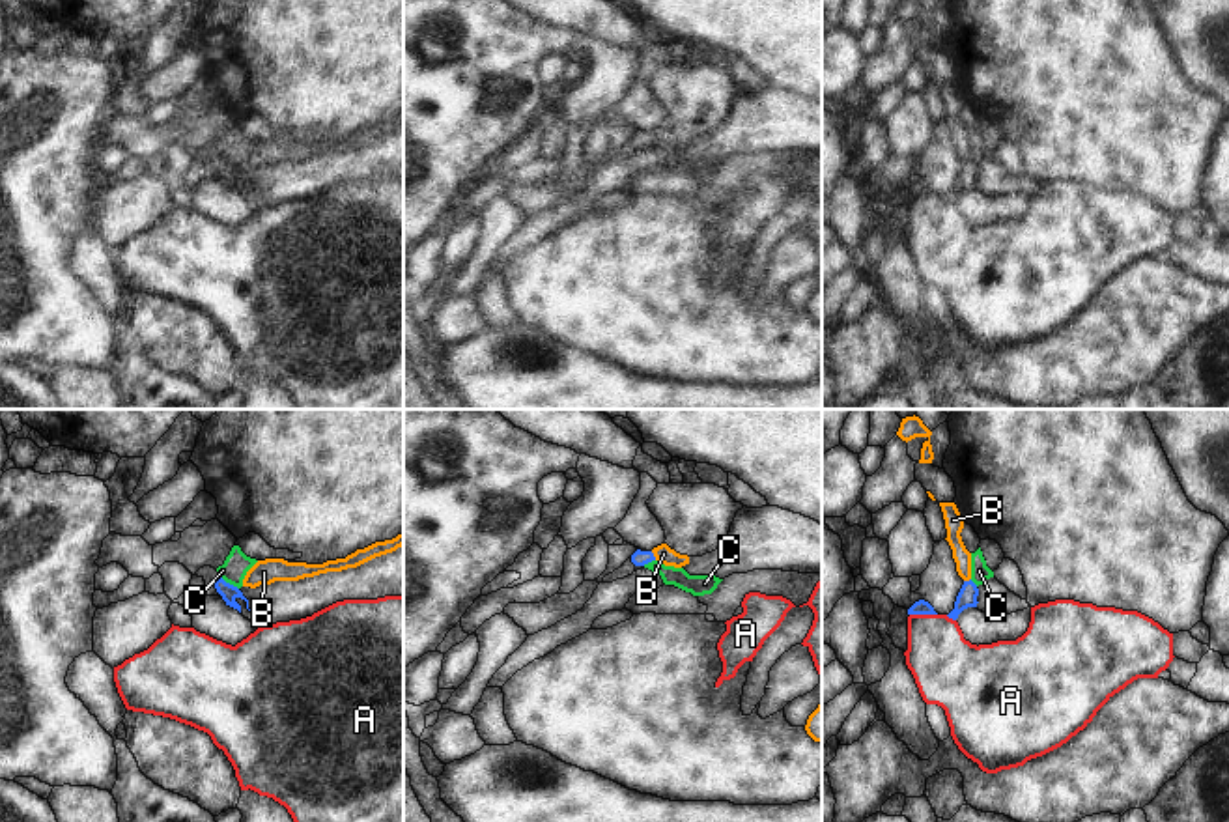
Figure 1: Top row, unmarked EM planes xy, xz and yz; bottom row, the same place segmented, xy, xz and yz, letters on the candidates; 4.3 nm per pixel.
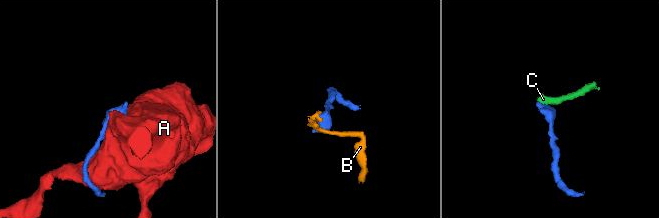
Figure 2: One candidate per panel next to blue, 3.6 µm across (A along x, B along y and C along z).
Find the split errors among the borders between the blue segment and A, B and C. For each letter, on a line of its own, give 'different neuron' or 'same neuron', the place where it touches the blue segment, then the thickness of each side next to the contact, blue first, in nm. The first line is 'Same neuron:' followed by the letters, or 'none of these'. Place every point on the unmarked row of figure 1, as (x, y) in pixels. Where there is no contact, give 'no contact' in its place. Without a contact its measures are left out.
Same neuron: none of these
A: different neuron; meets blue in yz at (923, 195); 60 nm thick on the blue side, 280 nm on the other
B: different neuron; meets blue in xz at (652, 137); 70 nm thick on the blue side, 80 nm on the other
C: different neuron; meets blue in xy at (228, 165); 70 nm thick on the blue side, 110 nm on the other

